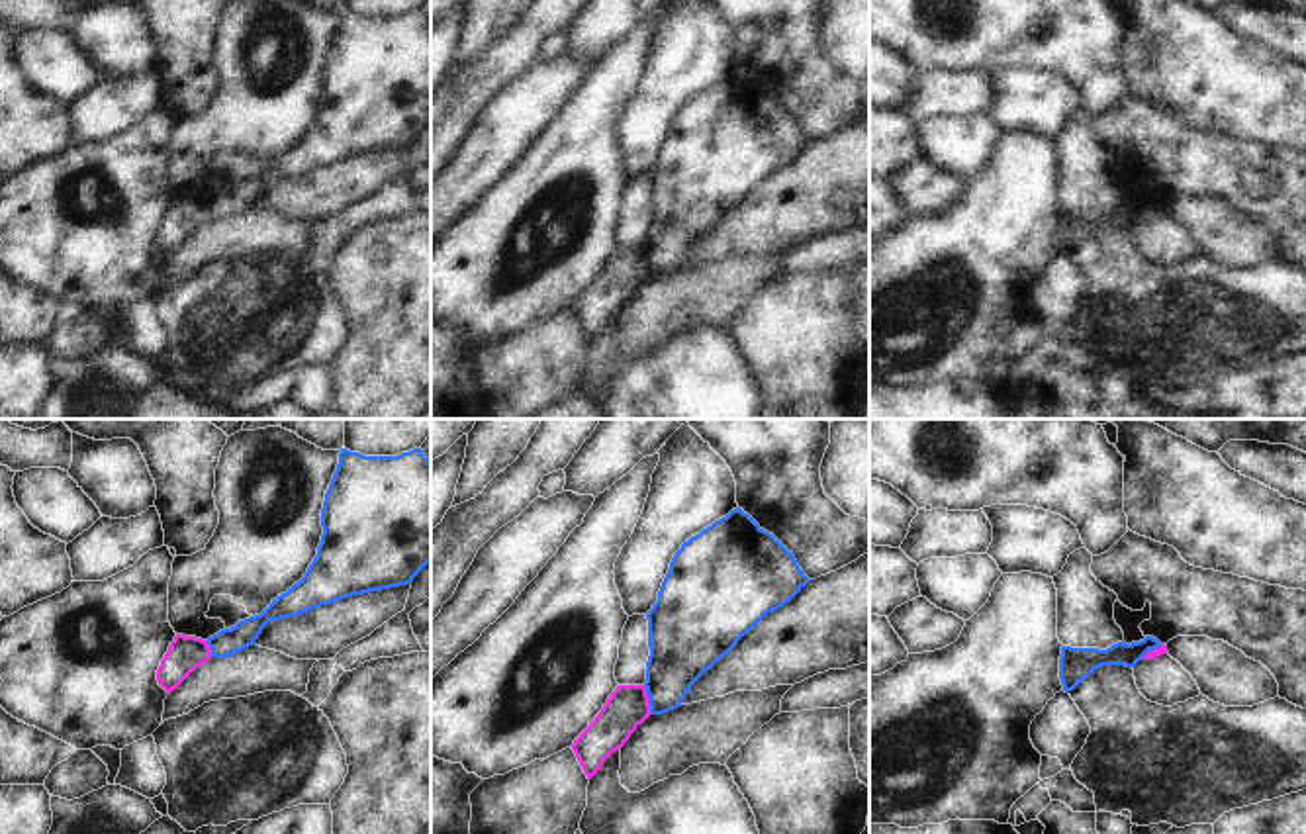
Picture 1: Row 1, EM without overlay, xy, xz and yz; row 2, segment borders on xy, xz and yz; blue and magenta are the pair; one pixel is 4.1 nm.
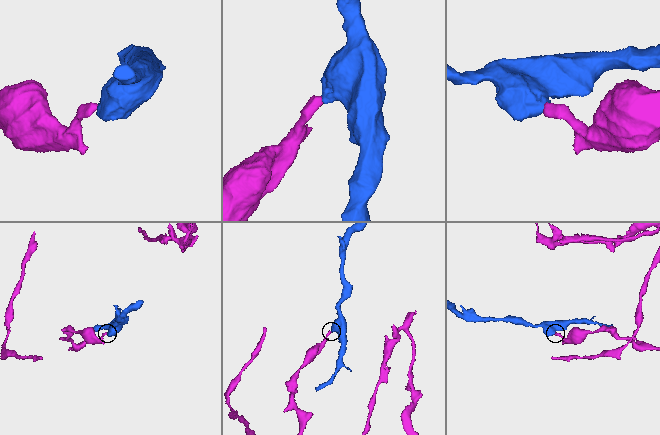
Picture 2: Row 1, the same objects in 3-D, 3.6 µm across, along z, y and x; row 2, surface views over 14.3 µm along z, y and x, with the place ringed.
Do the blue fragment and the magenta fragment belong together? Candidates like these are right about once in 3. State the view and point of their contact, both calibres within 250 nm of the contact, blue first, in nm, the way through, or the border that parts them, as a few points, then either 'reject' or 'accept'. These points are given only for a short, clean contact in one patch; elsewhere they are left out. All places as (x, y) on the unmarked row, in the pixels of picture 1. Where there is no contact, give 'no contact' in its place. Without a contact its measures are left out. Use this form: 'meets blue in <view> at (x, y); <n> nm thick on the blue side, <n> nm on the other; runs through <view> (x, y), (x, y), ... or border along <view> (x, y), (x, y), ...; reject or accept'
meets blue in xz at (649, 261); 280 nm thick on the blue side, 170 nm on the other; border along xz (643, 247), (652, 275); reject

